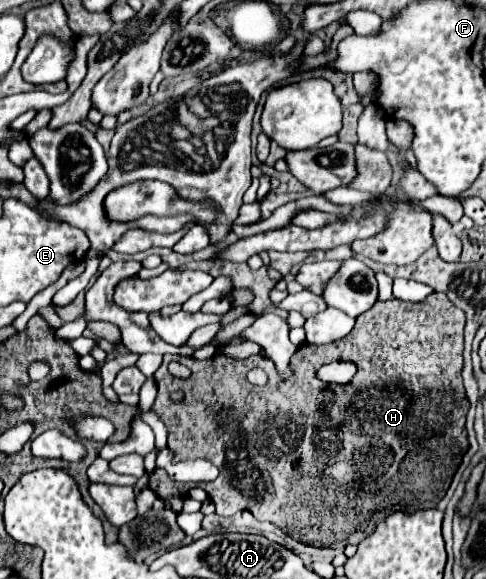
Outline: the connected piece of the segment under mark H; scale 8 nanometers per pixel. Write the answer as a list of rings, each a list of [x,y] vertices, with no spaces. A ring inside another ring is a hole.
[[[432,292],[418,304],[396,298],[376,302],[368,312],[356,318],[354,330],[342,340],[324,346],[300,346],[290,360],[294,376],[286,380],[280,378],[276,364],[262,356],[236,360],[214,354],[208,360],[196,360],[192,356],[164,354],[164,362],[156,372],[158,398],[154,410],[168,426],[168,448],[174,452],[174,462],[206,458],[220,470],[216,480],[200,484],[216,504],[220,516],[250,510],[258,520],[268,520],[294,536],[294,540],[310,546],[334,548],[338,544],[360,544],[374,532],[378,522],[398,510],[414,512],[434,508],[446,494],[456,466],[468,450],[464,422],[470,404],[460,378],[464,324],[464,312],[456,308],[444,292]],[[172,360],[188,366],[192,376],[186,380],[174,378],[168,372]],[[332,360],[350,360],[356,364],[358,370],[350,384],[330,386],[316,378],[316,370]],[[252,368],[262,368],[268,374],[266,386],[258,388],[246,380],[246,372]],[[176,390],[184,392],[182,402],[170,400],[170,394]],[[448,392],[454,396],[452,402],[446,402]],[[276,412],[288,412],[284,420],[286,426],[276,426]],[[300,438],[314,442],[314,450],[306,448],[302,452],[308,468],[300,466]]]

